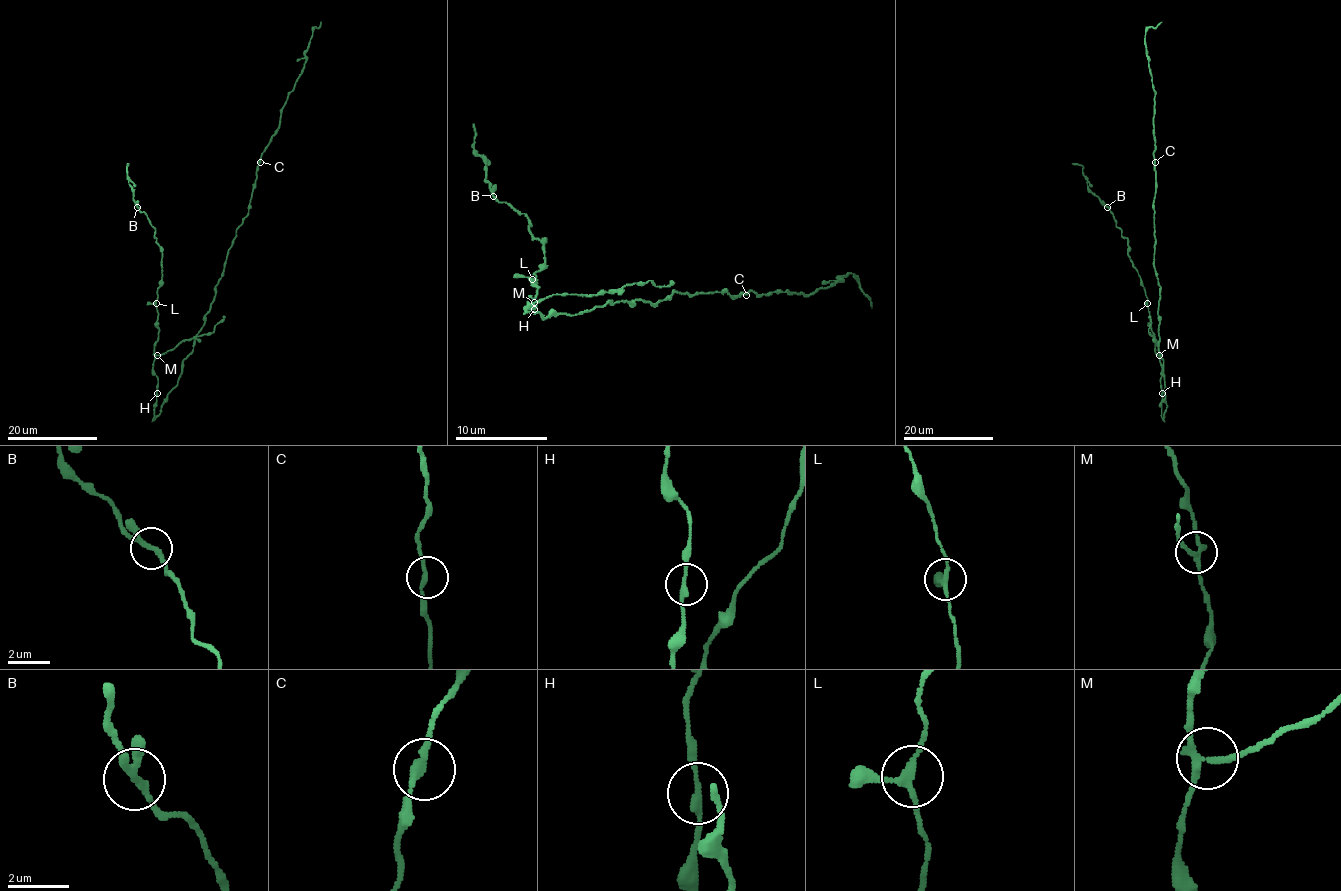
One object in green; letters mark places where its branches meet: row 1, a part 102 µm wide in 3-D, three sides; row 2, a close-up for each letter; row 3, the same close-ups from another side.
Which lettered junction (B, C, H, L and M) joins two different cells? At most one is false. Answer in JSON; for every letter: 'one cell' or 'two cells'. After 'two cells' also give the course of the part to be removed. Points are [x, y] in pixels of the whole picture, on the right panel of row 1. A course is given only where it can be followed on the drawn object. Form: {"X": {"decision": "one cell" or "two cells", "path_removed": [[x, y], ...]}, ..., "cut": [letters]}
{"B": {"decision": "one cell"}, "C": {"decision": "one cell"}, "H": {"decision": "one cell"}, "L": {"decision": "one cell"}, "M": {"decision": "two cells", "path_removed": [[1158, 355], [1149, 334], [1149, 315]]}, "cut": ["M"]}

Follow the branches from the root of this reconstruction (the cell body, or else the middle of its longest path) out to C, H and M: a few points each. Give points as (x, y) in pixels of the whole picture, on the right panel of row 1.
C: (1158, 351), (1157, 311), (1161, 286), (1154, 268), (1155, 162)
H: (1158, 351), (1163, 360), (1166, 411), (1163, 416), (1162, 393)
M: (1158, 351), (1163, 360), (1166, 411), (1163, 416), (1162, 364), (1158, 355)

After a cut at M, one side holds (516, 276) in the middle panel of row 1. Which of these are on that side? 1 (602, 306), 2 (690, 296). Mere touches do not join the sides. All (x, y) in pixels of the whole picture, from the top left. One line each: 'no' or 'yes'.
1: yes
2: yes

